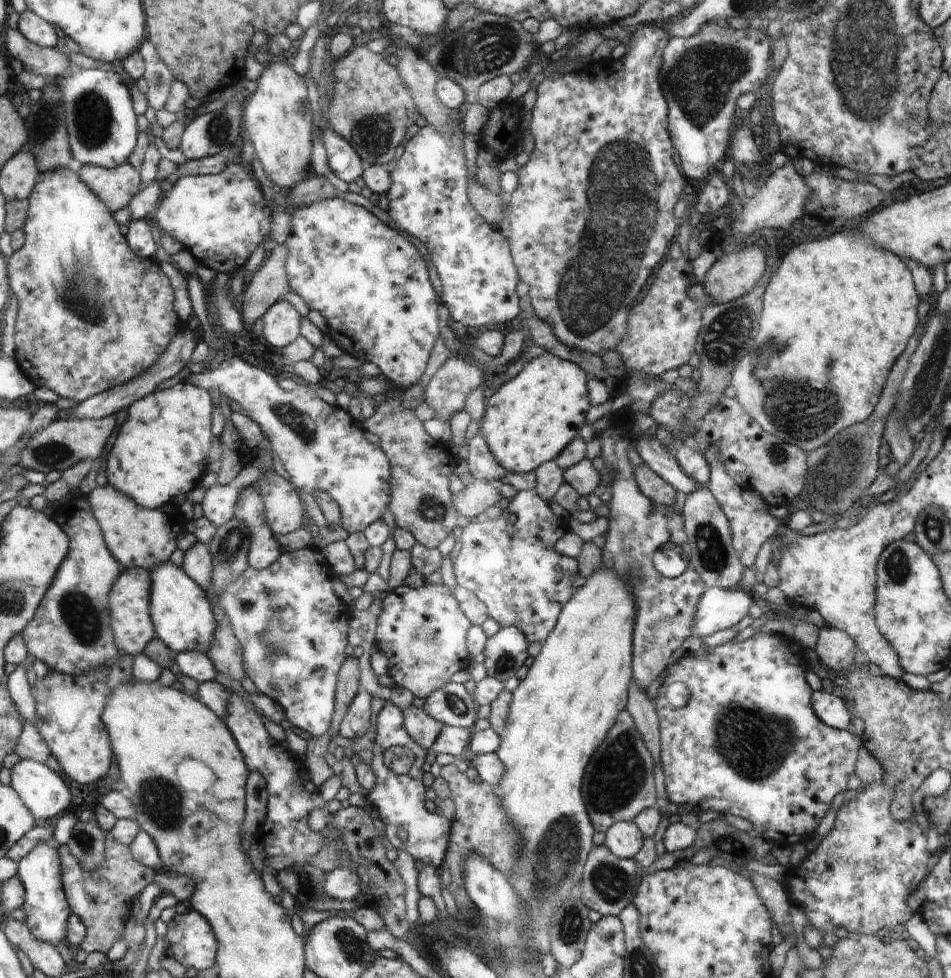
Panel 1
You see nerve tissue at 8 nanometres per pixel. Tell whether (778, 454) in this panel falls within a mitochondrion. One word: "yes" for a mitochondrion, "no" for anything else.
yes

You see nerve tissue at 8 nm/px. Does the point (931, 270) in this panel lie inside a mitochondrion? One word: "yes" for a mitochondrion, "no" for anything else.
no

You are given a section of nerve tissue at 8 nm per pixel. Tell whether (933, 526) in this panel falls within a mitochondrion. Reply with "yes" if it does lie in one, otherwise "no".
yes

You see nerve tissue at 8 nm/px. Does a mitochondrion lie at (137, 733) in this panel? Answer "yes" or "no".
no

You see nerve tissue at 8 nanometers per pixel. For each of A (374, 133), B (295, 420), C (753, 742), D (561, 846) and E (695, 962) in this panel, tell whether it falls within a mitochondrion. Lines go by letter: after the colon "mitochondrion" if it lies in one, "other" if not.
A: mitochondrion
B: mitochondrion
C: mitochondrion
D: mitochondrion
E: other

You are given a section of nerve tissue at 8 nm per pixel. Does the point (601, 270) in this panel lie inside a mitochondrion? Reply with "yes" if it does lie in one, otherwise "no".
yes

